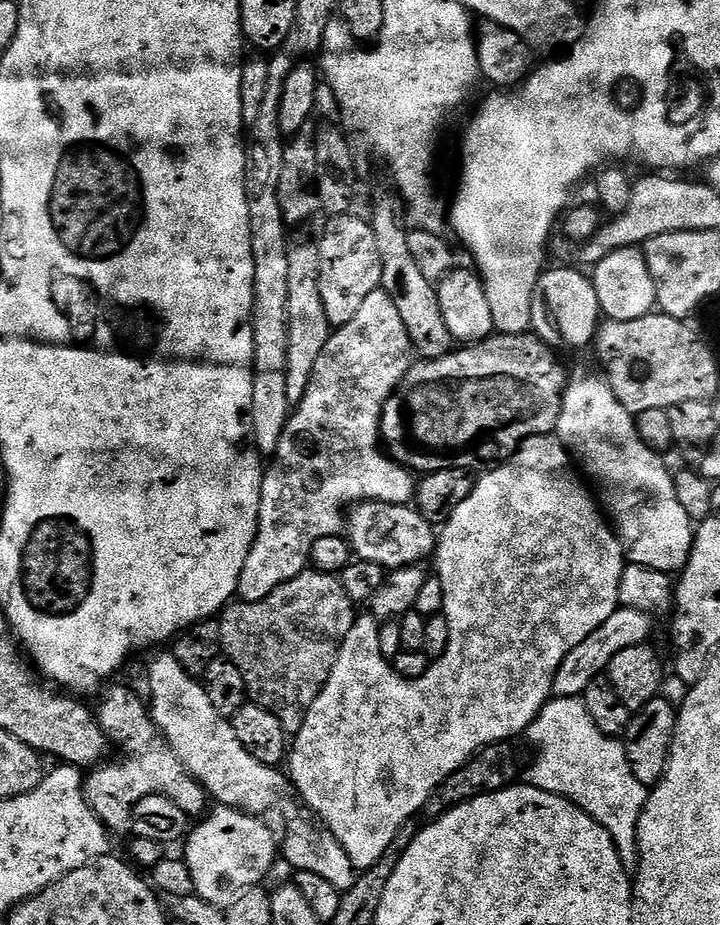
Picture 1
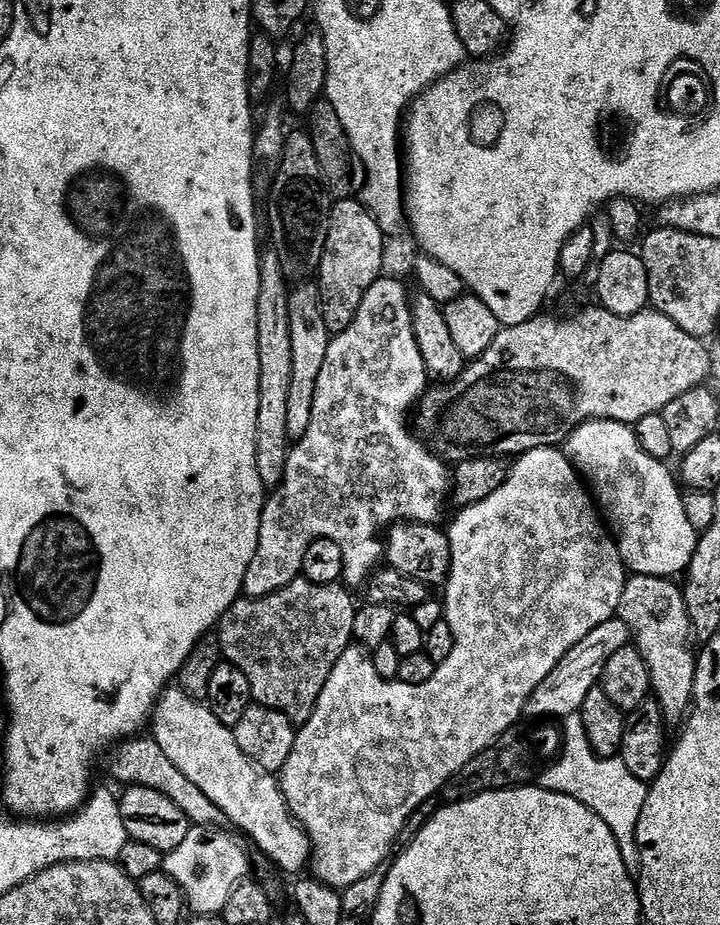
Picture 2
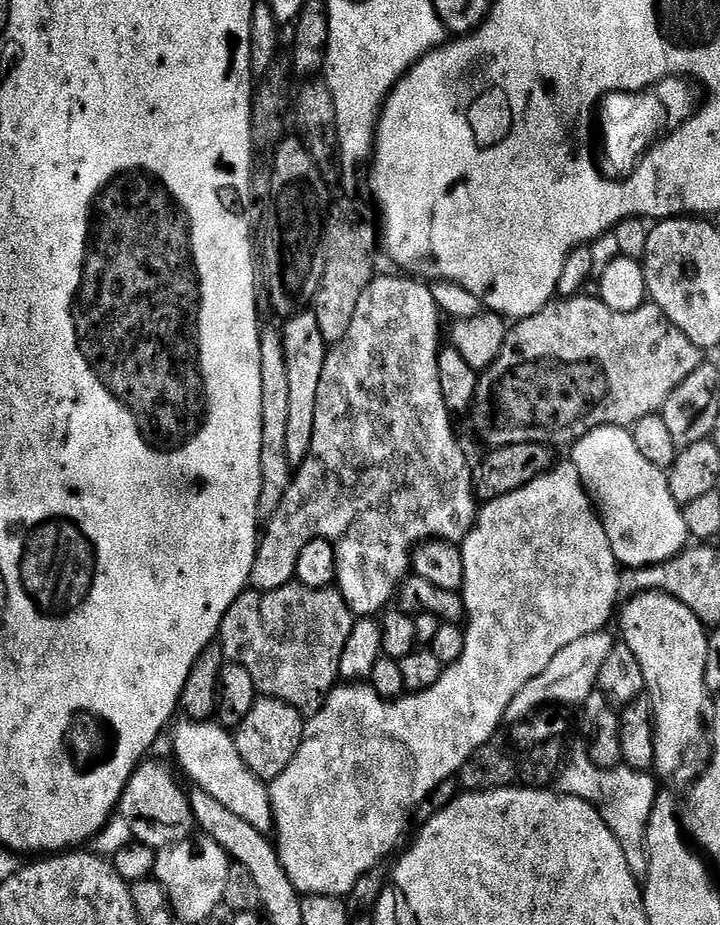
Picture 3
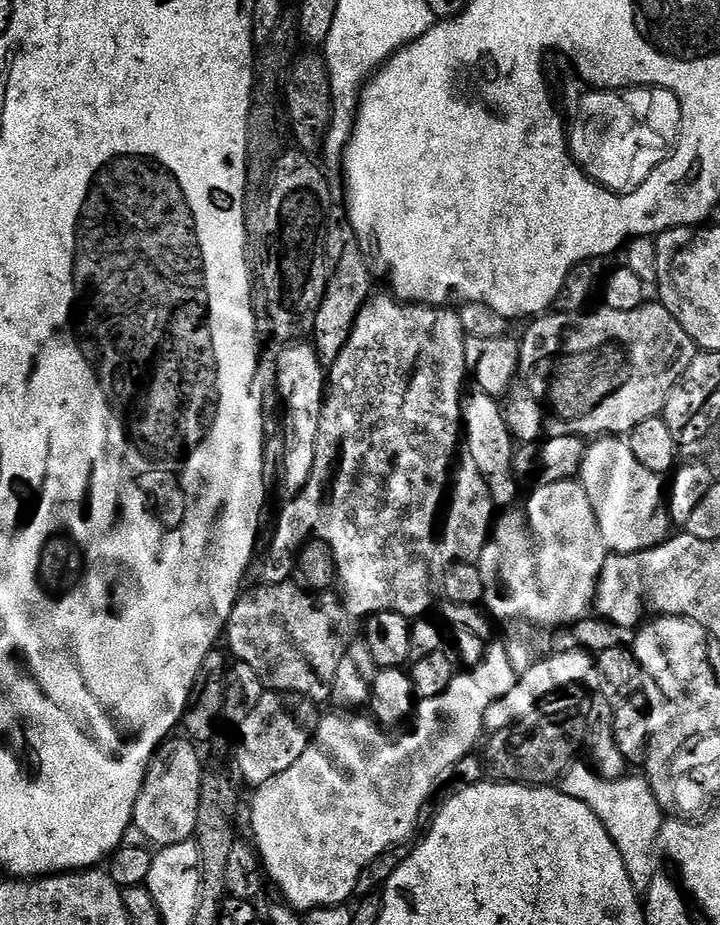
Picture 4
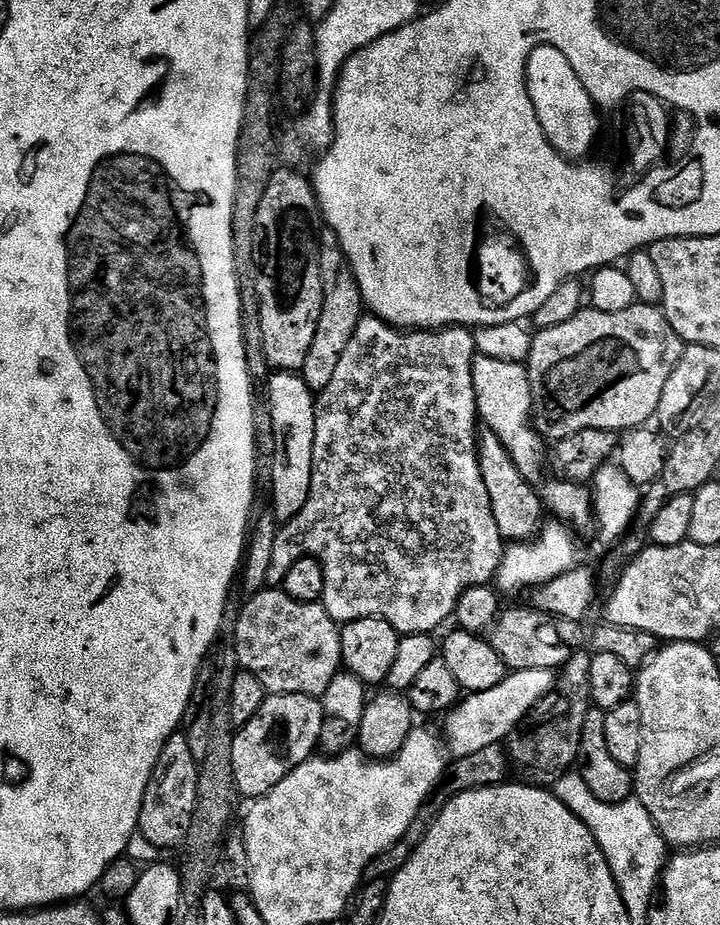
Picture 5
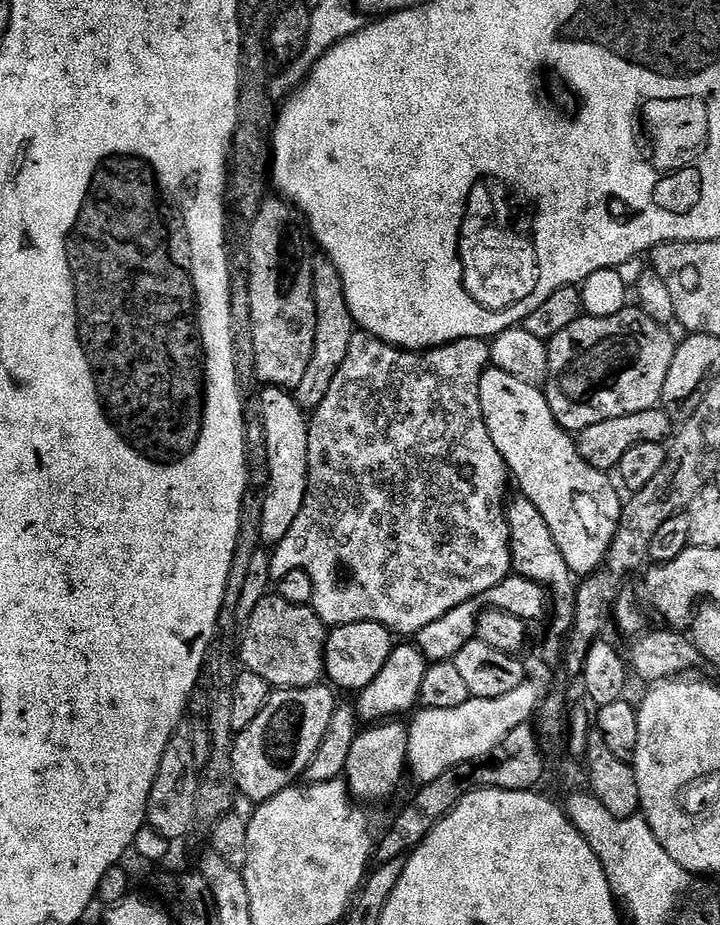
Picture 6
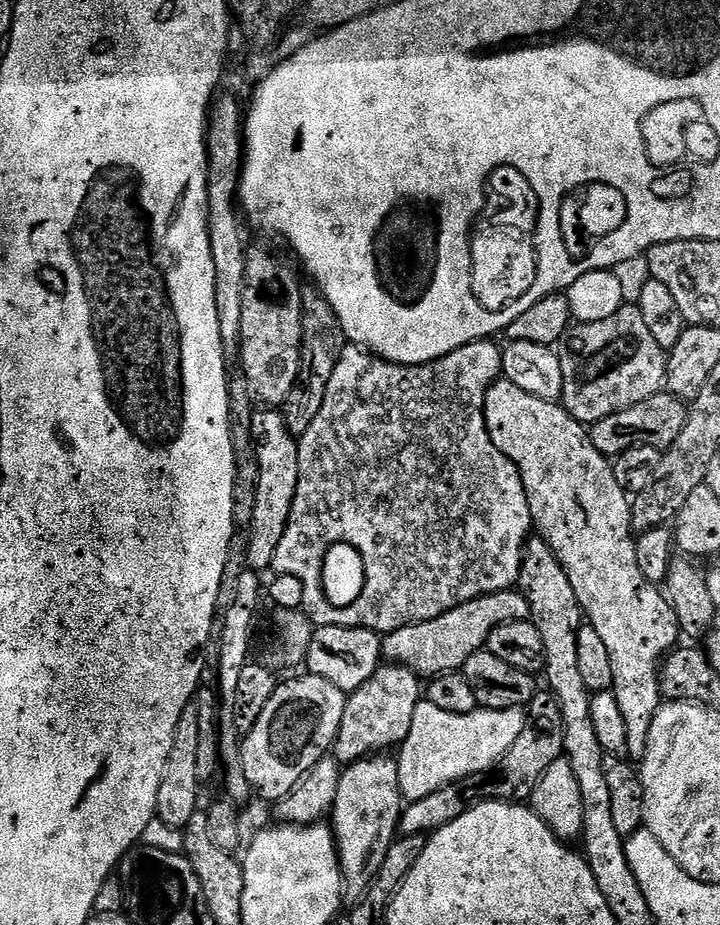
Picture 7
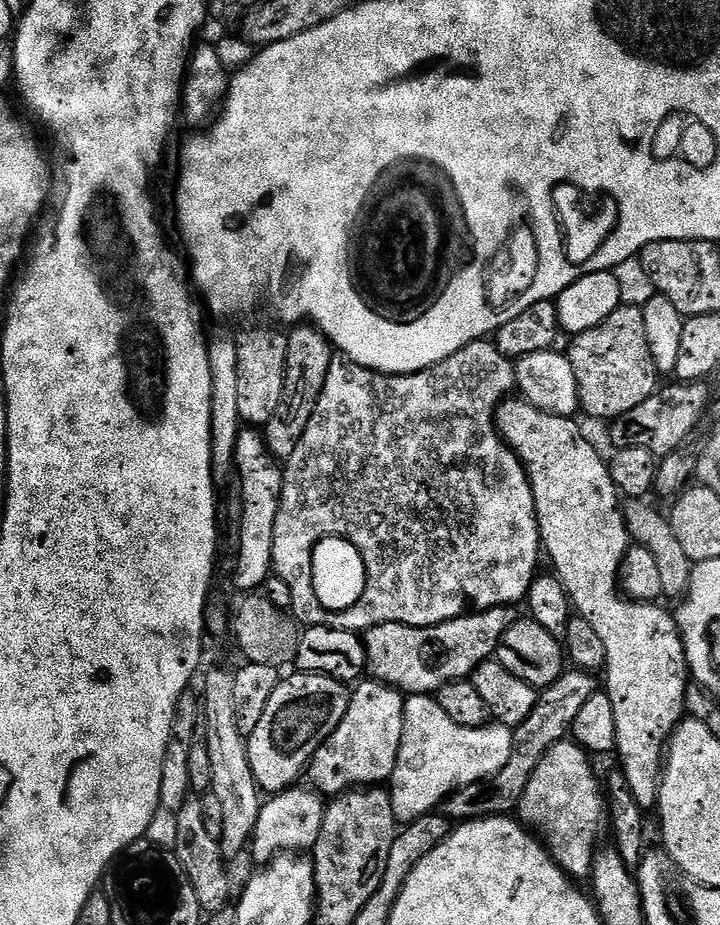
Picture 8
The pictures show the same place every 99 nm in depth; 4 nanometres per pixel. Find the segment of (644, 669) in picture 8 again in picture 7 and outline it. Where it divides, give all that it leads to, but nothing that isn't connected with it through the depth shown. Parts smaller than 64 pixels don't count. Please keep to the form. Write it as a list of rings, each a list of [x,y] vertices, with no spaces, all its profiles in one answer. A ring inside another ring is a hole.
[[[501,378],[490,386],[490,390],[486,394],[484,417],[486,418],[486,430],[490,434],[494,446],[498,446],[498,450],[502,450],[502,454],[506,454],[506,458],[510,458],[510,462],[514,462],[514,466],[518,466],[518,474],[522,478],[522,486],[526,490],[526,502],[530,506],[533,529],[538,533],[539,539],[545,540],[550,546],[550,550],[554,550],[558,562],[562,562],[562,570],[566,570],[566,578],[570,578],[570,586],[574,586],[574,594],[578,594],[581,613],[586,617],[587,623],[592,624],[594,630],[598,630],[602,643],[606,645],[606,651],[610,654],[610,666],[614,670],[614,682],[610,690],[614,694],[614,698],[618,698],[618,706],[622,709],[622,719],[626,722],[628,756],[639,758],[643,756],[646,750],[646,738],[650,732],[650,722],[654,722],[654,714],[660,709],[662,703],[660,694],[660,665],[664,657],[673,648],[677,647],[679,640],[676,639],[681,639],[682,633],[678,626],[678,614],[674,614],[668,597],[664,595],[657,585],[651,584],[648,581],[646,574],[642,574],[642,570],[638,566],[638,554],[636,553],[637,537],[632,531],[630,497],[627,492],[622,490],[622,486],[618,486],[618,482],[614,478],[612,460],[602,455],[596,449],[589,429],[585,425],[578,423],[559,403],[543,400],[534,394],[526,394],[526,390],[514,386],[514,382]]]

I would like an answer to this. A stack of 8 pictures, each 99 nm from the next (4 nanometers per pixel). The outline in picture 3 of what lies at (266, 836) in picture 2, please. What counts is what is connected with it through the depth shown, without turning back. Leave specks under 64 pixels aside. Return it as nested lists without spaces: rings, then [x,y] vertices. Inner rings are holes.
[[[181,719],[181,724],[175,725],[176,733],[172,736],[172,748],[176,751],[176,760],[184,767],[184,772],[193,781],[195,787],[206,790],[206,794],[211,794],[213,798],[218,798],[222,806],[227,806],[234,814],[239,814],[254,830],[268,834],[273,831],[272,823],[272,803],[268,793],[269,785],[265,781],[258,779],[255,774],[242,762],[242,754],[238,754],[236,737],[229,729],[216,722],[205,722],[203,720]]]

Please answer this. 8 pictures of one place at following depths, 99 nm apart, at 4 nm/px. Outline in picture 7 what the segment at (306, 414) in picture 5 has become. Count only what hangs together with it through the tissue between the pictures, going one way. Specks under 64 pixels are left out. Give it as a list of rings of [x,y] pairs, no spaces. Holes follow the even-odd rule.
[[[272,406],[255,409],[252,432],[260,473],[250,530],[248,568],[257,574],[264,574],[271,569],[274,554],[278,554],[278,545],[282,543],[282,534],[286,534],[286,526],[290,522],[290,510],[298,490],[298,440],[290,434],[283,411]]]

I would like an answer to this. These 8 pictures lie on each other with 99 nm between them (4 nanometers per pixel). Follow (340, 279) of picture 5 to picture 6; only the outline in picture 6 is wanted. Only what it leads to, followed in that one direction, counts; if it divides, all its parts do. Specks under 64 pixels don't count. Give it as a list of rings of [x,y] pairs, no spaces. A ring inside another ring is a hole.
[[[323,254],[313,255],[312,285],[314,286],[314,306],[316,307],[316,333],[314,334],[314,354],[310,354],[310,367],[302,382],[294,390],[298,406],[305,410],[314,410],[326,398],[326,390],[330,390],[330,382],[334,382],[334,374],[338,374],[338,366],[346,359],[346,350],[350,350],[350,338],[354,335],[354,321],[350,314],[350,306],[344,297],[344,287],[330,258]]]

